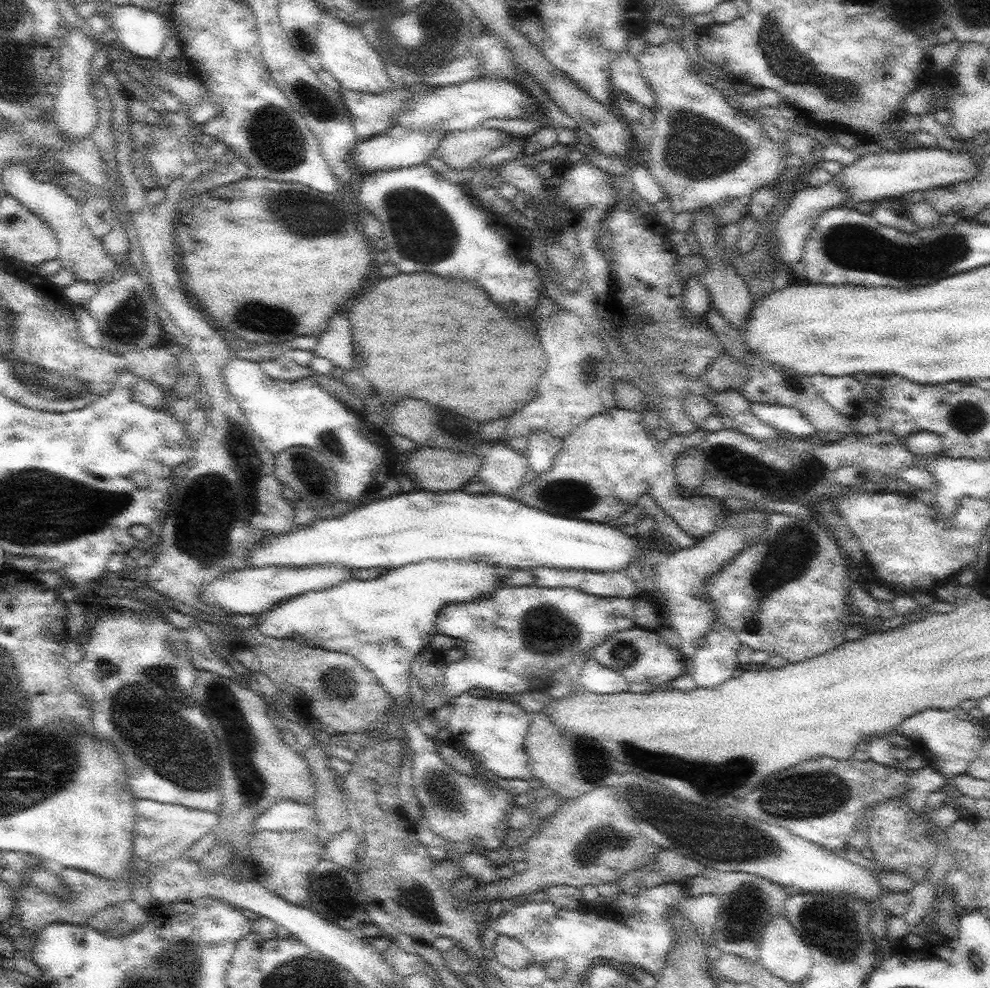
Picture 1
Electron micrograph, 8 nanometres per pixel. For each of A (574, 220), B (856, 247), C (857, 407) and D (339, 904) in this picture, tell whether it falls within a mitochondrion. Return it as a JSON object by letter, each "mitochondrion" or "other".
{"A":"other","B":"mitochondrion","C":"other","D":"other"}

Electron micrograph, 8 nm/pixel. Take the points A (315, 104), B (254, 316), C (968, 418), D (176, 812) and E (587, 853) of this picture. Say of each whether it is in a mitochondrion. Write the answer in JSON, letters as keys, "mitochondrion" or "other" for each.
{"A":"mitochondrion","B":"mitochondrion","C":"mitochondrion","D":"other","E":"mitochondrion"}

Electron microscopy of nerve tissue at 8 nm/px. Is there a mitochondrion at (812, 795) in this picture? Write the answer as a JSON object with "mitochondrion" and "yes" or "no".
{"mitochondrion":"yes"}

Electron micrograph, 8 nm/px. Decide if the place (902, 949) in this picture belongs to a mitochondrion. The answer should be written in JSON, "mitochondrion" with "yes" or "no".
{"mitochondrion":"no"}

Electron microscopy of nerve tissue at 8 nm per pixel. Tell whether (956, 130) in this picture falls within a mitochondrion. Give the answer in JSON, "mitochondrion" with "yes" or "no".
{"mitochondrion":"no"}

